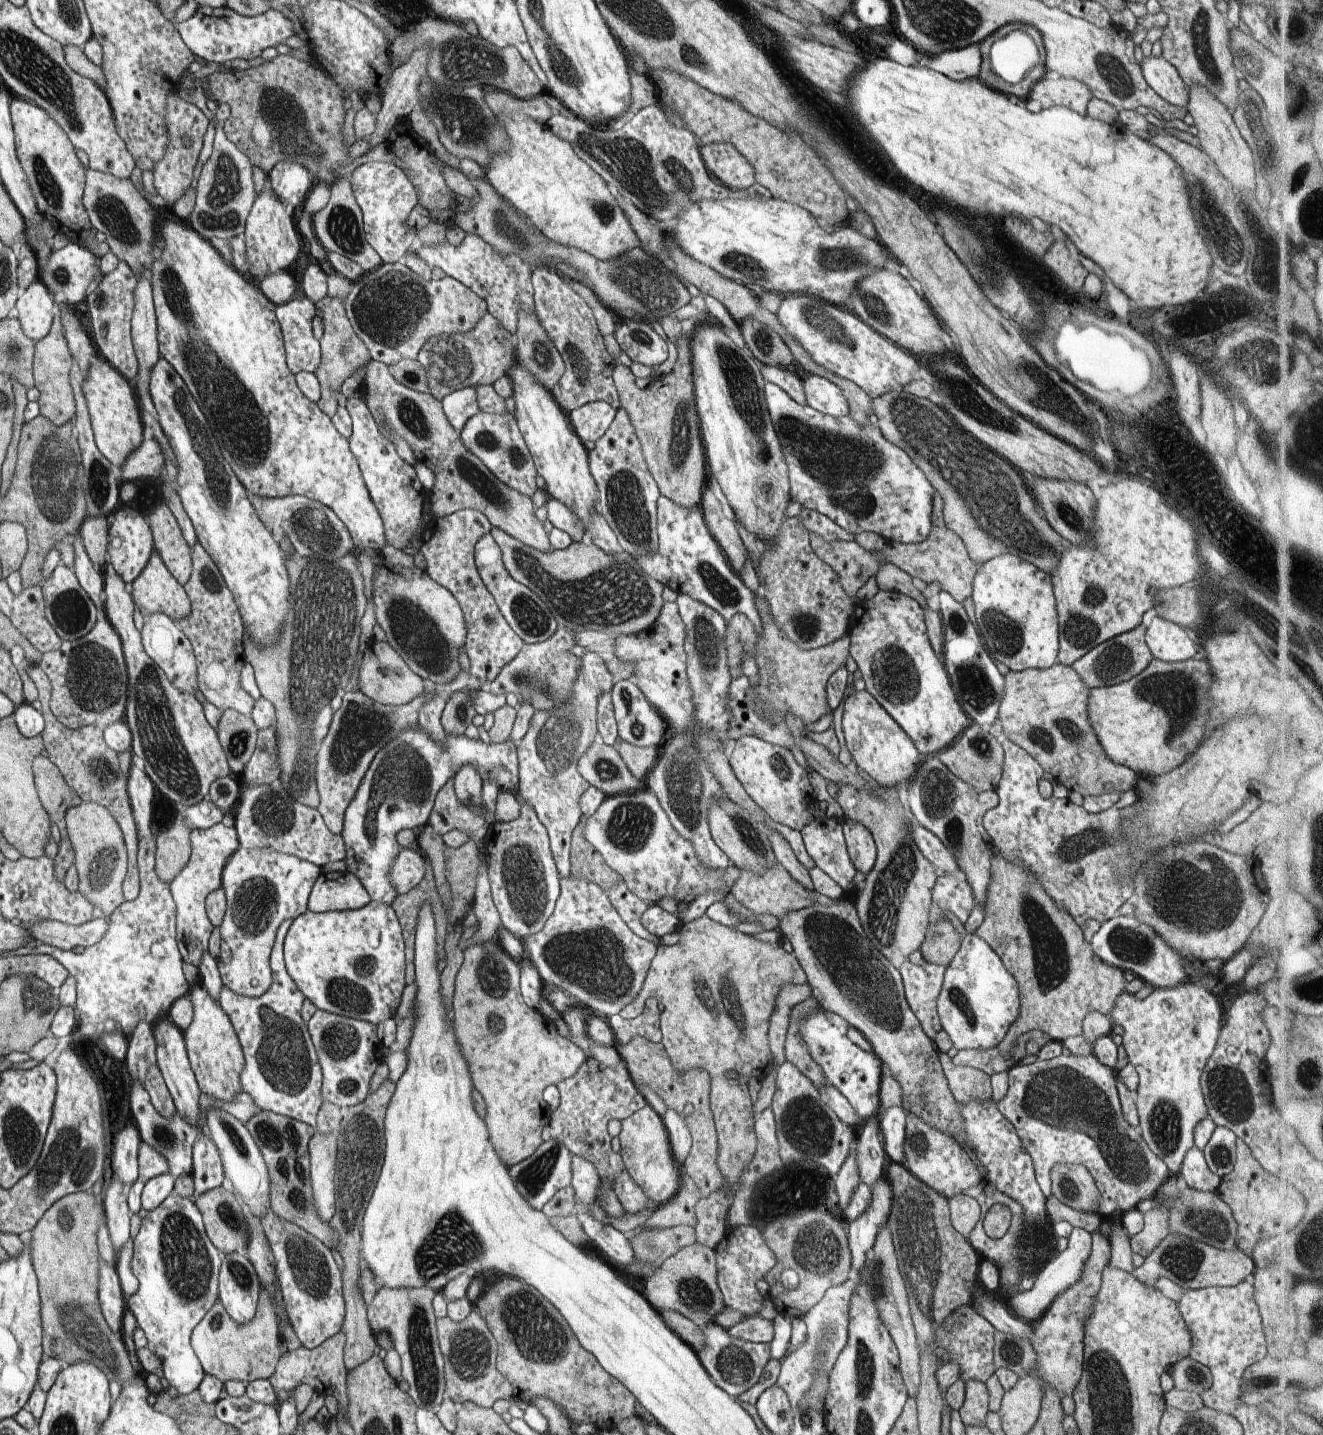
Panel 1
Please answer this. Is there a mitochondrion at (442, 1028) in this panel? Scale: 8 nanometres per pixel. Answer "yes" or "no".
no

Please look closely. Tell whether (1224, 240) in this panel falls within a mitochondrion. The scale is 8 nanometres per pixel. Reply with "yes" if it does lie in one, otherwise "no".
yes

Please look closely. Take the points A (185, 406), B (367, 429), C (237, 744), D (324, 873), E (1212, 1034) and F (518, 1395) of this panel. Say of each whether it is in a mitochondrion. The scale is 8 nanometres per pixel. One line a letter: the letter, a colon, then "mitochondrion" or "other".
A: mitochondrion
B: other
C: mitochondrion
D: other
E: other
F: other

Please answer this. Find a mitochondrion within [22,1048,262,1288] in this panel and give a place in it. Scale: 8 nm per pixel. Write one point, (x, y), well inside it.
(68, 1161)

